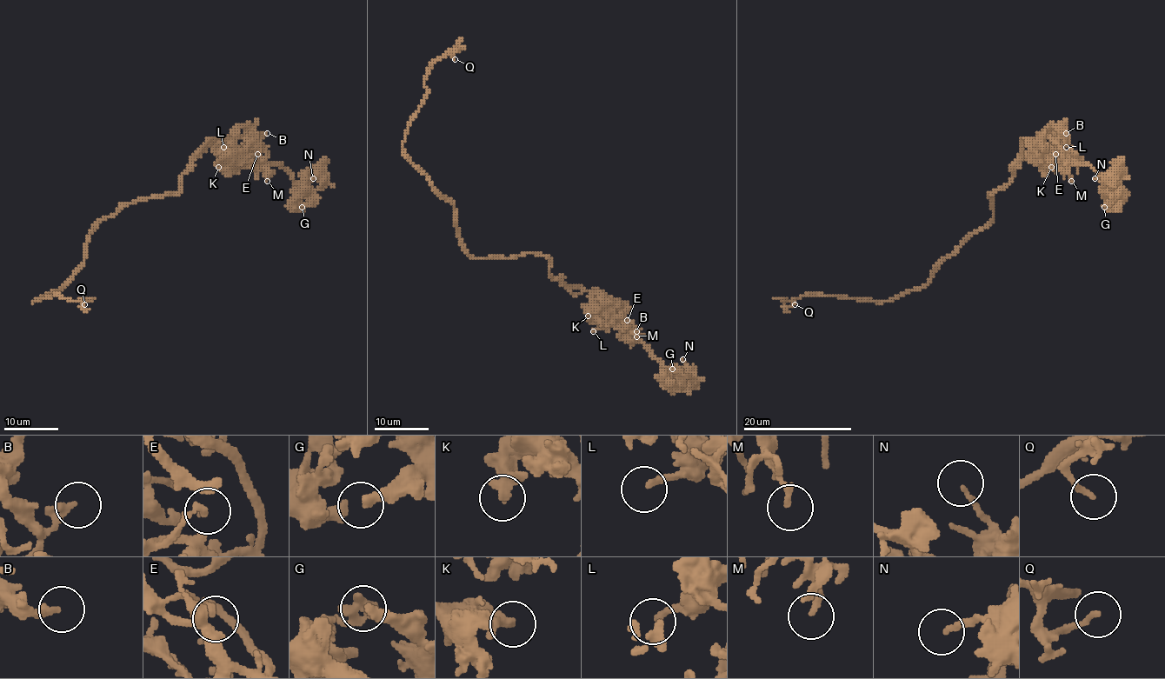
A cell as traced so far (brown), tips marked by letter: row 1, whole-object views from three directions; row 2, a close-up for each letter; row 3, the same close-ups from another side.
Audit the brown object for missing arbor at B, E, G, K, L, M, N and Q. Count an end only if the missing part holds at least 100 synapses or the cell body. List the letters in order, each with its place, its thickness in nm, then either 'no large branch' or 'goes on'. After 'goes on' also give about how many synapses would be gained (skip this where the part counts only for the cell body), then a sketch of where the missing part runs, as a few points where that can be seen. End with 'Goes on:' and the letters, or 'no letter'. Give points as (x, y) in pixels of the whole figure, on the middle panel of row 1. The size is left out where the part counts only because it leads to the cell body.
B: at (636, 331); 220 nm thick; no large branch
E: at (627, 320); 190 nm thick; no large branch
G: at (672, 369); 320 nm thick; no large branch
K: at (588, 316); 400 nm thick; no large branch
L: at (593, 331); 190 nm thick; no large branch
M: at (636, 336); 190 nm thick; no large branch
N: at (682, 359); 160 nm thick; no large branch
Q: at (455, 59); 180 nm thick; no large branch
Goes on: no letter

